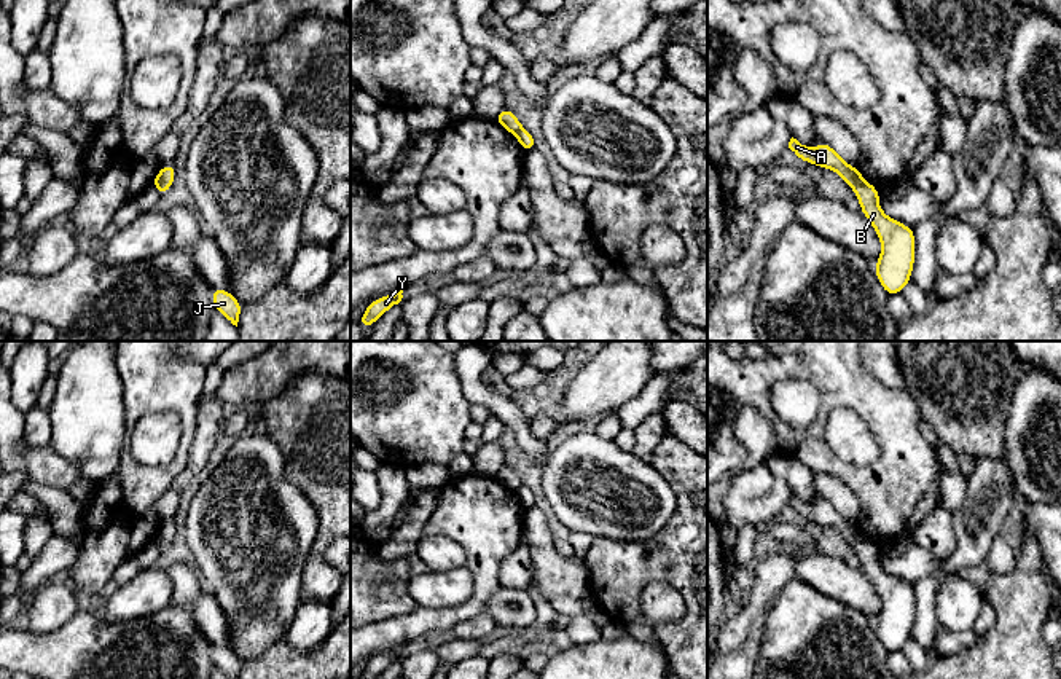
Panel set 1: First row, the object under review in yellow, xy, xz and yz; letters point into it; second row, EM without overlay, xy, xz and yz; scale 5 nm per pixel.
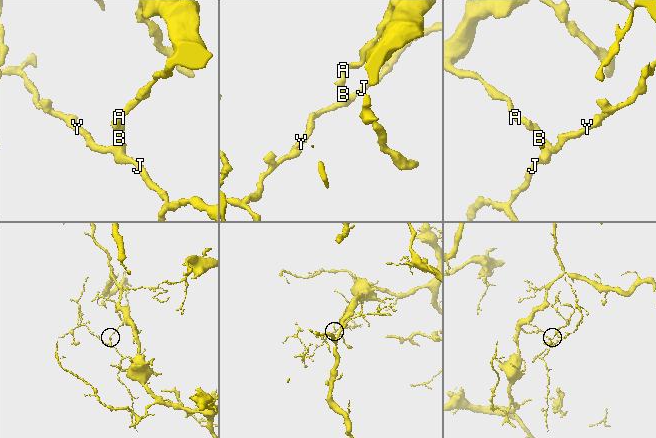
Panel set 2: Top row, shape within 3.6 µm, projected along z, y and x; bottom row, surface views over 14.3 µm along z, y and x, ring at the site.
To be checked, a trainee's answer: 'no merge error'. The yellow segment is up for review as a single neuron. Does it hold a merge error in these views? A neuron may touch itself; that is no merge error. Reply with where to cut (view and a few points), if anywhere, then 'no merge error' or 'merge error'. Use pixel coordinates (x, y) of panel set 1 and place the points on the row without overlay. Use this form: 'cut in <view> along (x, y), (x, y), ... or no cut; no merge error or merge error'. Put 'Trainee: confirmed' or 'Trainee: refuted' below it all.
cut in yz along (854, 525), (853, 545); merge error
Trainee: refuted

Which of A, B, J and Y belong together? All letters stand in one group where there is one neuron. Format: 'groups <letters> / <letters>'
groups A / B J Y

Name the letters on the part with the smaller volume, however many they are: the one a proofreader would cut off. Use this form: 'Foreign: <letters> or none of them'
Foreign: B, J, Y

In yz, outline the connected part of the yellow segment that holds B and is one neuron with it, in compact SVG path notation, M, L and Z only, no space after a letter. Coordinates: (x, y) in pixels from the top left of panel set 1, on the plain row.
M854 523L854 550L860 567L875 585L883 607L875 622L876 634L887 652L902 650L914 623L913 585L887 574L879 564L879 548L868 540Z

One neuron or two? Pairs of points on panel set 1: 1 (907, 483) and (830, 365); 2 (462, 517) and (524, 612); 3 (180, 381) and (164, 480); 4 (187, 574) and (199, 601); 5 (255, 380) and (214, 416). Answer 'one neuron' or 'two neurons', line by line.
1: one neuron
2: two neurons
3: one neuron
4: one neuron
5: two neurons

